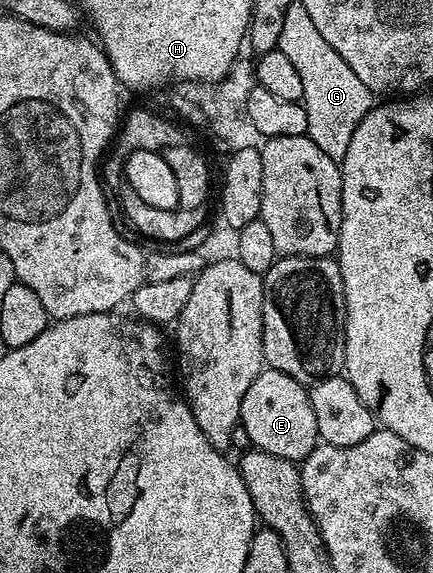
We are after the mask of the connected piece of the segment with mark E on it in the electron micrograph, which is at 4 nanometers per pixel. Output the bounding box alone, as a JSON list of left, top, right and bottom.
[239,368,319,464]

